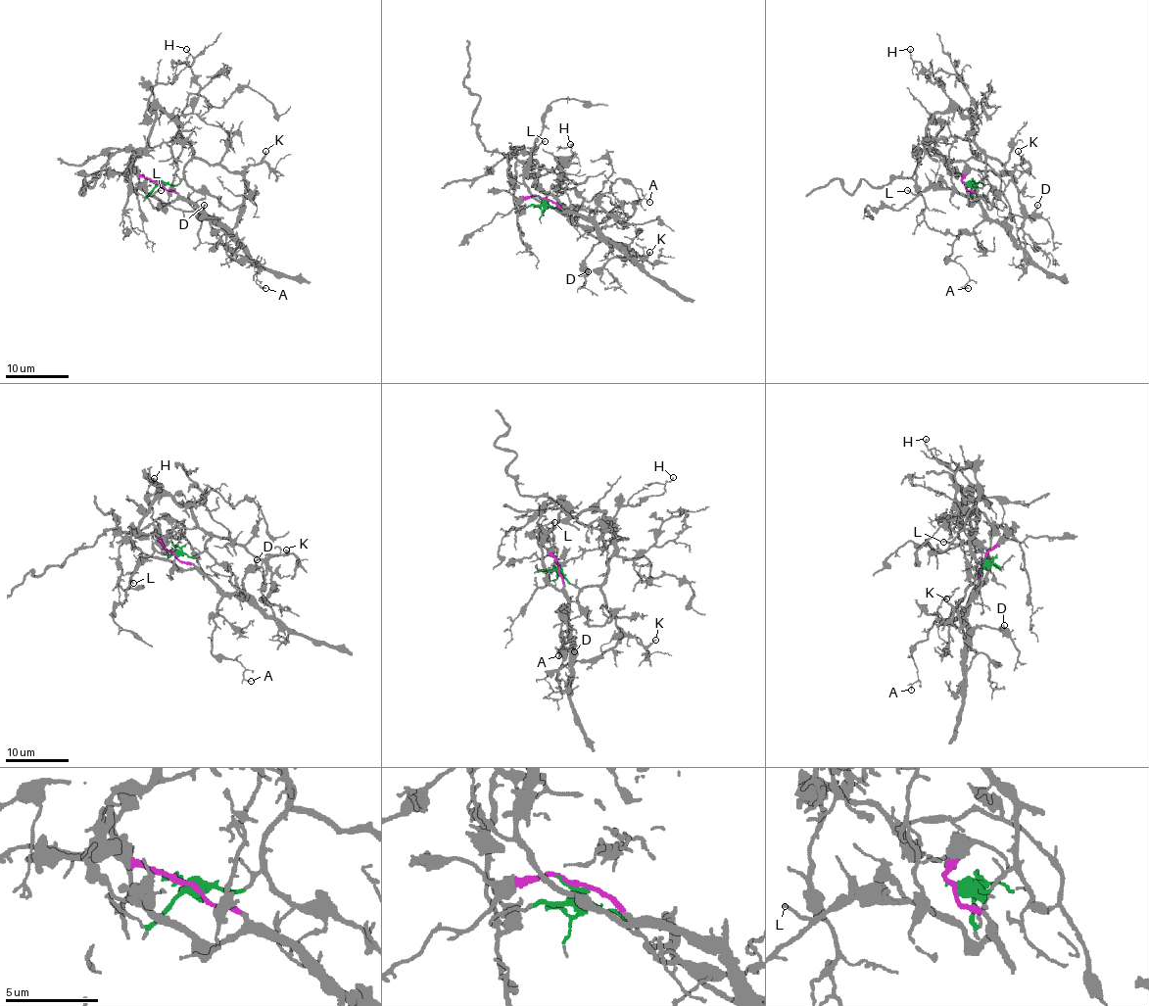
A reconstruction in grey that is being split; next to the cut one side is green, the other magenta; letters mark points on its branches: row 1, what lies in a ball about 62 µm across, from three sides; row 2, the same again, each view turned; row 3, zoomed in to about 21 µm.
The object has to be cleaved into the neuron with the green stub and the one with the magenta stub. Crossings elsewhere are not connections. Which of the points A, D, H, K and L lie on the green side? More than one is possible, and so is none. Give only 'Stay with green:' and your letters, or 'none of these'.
Stay with green: H, K

